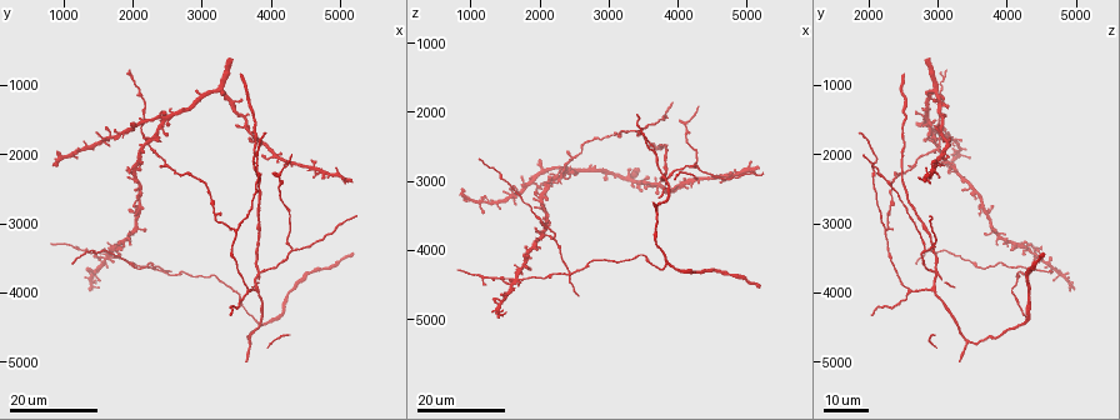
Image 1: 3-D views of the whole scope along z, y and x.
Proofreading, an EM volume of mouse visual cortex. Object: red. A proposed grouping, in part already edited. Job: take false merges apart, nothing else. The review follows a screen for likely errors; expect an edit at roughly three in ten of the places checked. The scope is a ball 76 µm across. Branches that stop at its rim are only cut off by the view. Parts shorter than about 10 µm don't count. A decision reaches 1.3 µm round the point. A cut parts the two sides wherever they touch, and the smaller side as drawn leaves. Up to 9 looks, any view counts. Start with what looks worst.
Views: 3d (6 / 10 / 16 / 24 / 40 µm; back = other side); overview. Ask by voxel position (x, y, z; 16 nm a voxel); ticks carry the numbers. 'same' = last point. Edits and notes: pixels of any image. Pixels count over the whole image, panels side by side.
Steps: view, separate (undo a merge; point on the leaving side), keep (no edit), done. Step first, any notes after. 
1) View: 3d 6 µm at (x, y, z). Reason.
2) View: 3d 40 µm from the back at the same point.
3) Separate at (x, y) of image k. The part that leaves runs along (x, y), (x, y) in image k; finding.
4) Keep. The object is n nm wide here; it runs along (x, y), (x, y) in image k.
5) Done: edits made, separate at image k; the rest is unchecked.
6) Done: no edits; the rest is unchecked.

View: 3d 16 µm at (2450, 3700, 4300). Four-way junction.

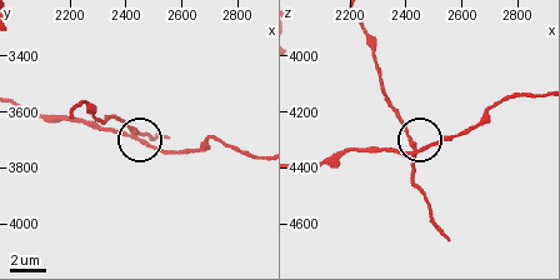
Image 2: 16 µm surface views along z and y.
View: 3d 10 µm at (2430, 3660, 4320).

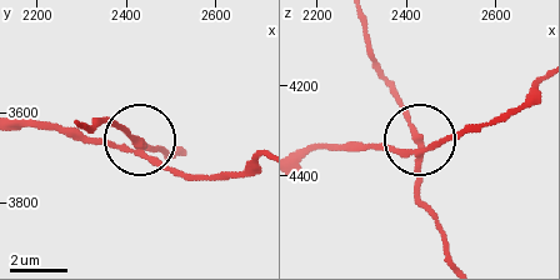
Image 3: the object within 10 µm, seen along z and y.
Separate at (415, 196) of image 3. The object is 210 nm wide here; the part that leaves runs along (418, 149), (363, 23) in image 3; two neurons meet here.

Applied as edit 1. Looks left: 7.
View: overview.

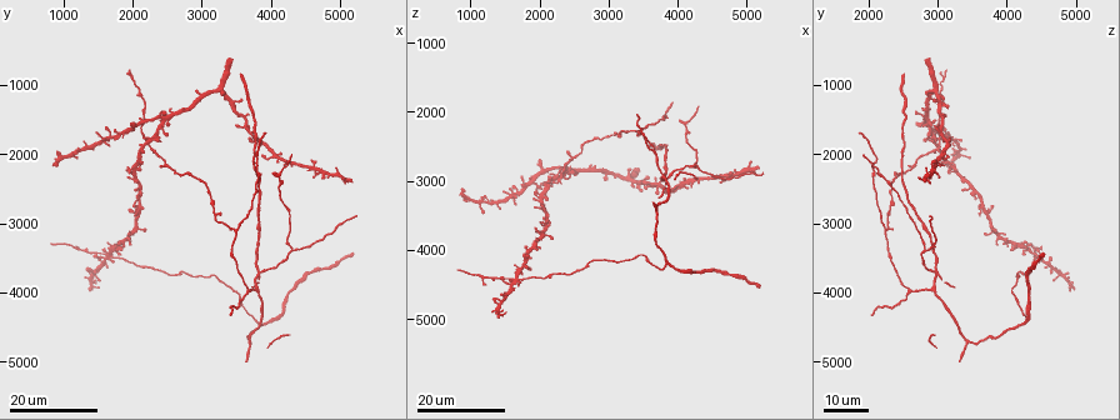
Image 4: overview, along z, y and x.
View: 3d 16 µm at (2200, 1800, 3000).

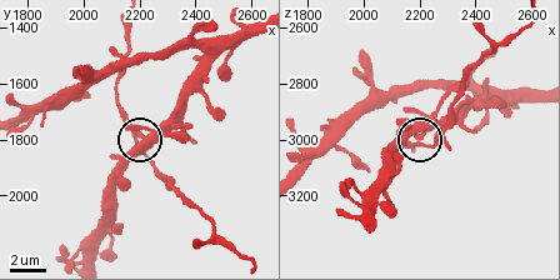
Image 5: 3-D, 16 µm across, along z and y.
View: 3d 6 µm at the same point.

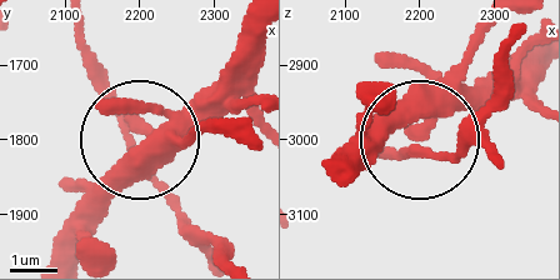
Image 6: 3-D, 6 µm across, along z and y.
Keep. All the same neuron.

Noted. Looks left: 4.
View: 3d 24 µm at (3850, 3700, 2950). Arms part here.

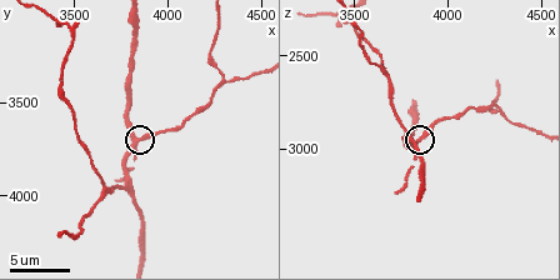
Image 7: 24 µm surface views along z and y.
View: 3d 6 µm at (3840, 3700, 2940).

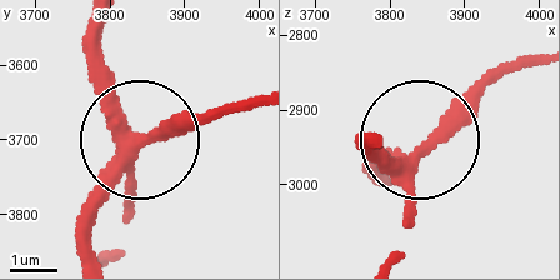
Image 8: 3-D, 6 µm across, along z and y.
Keep. The object is 300 nm wide here; it runs along (371, 138), (400, 158), (511, 59) in image 8; all the same neuron.

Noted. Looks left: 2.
View: 3d 16 µm at (3850, 4500, 4200). Side arm on a straight run.

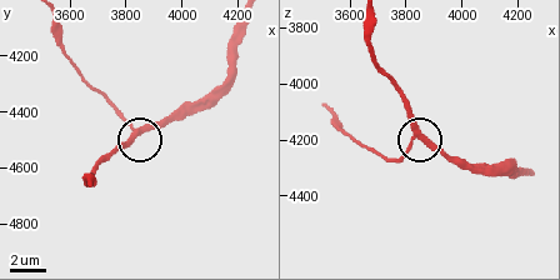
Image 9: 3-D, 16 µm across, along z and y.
View: 3d 6 µm at (3850, 4470, 4170).

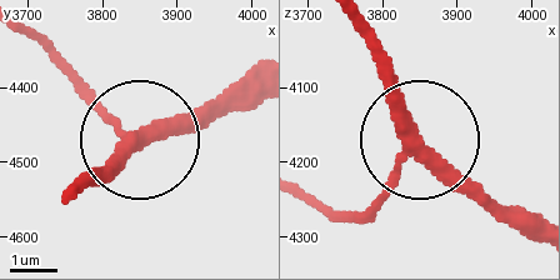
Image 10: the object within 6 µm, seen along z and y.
Keep. It runs along (304, 191), (340, 211), (364, 208), (424, 148), (504, 219) in image 10; all the same neuron.

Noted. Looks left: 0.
Done: edits made, separate at image 3; the rest is unchecked.

